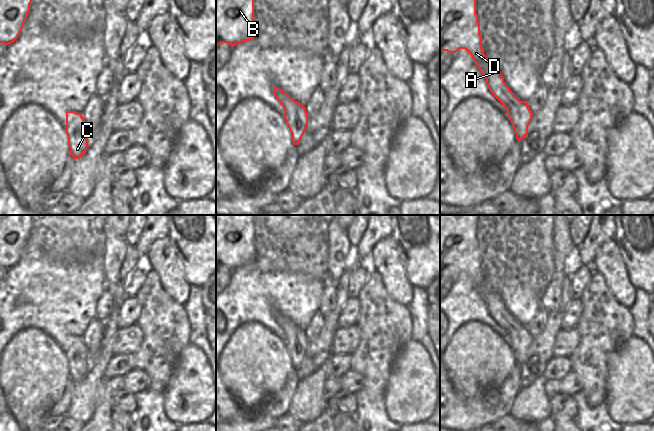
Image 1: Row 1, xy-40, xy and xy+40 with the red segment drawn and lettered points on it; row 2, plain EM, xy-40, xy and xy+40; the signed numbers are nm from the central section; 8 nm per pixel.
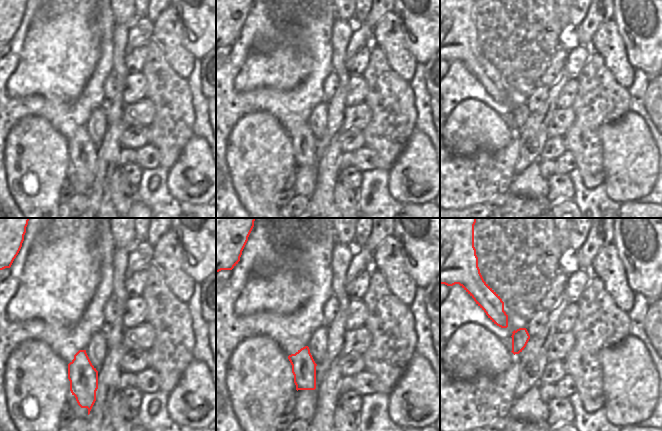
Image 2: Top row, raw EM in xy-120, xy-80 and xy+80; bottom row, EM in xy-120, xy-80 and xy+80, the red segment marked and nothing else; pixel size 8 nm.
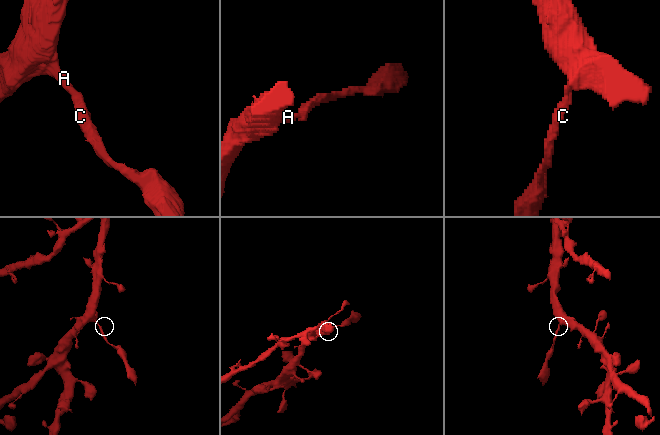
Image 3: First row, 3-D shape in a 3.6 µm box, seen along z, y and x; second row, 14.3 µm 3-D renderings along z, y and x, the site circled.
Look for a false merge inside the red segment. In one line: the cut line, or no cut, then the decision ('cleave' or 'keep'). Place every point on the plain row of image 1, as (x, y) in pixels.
xy+40 (517, 322), (516, 326), (506, 333) | cleave

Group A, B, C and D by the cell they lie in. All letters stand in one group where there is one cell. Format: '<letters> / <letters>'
A B D / C

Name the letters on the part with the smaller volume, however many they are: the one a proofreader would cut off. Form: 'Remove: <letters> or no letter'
Remove: C

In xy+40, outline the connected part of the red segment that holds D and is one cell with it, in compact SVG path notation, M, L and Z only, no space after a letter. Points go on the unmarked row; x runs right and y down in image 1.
M440 215L440 277L456 277L465 273L473 282L476 290L484 300L492 319L506 332L513 331L518 323L504 306L499 293L488 286L482 272L480 248L476 238L478 215Z

